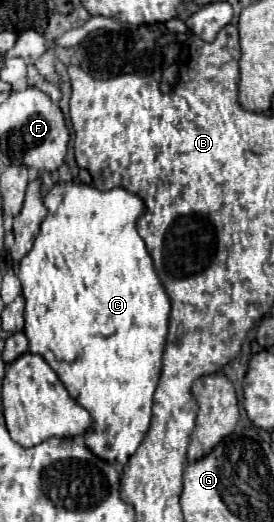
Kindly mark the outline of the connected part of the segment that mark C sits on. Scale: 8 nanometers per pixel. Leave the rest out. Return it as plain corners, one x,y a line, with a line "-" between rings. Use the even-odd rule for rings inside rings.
58,182
54,184
52,190
46,192
44,196
44,206
48,208
48,214
40,226
40,234
34,240
32,250
20,260
16,276
22,282
22,296
26,302
24,308
24,320
26,320
26,328
24,334
28,336
30,342
30,352
32,354
40,354
50,368
60,376
60,380
64,382
64,386
68,388
70,396
76,398
76,402
80,406
84,406
92,418
94,424
92,428
86,432
84,440
86,446
104,460
118,460
118,462
128,462
128,458
136,452
136,448
140,446
140,442
144,440
144,436
148,434
150,428
150,420
152,420
152,396
154,390
158,386
160,380
160,372
162,372
162,354
164,354
164,346
166,346
166,336
168,336
168,320
170,320
170,300
168,294
154,270
154,262
146,250
144,240
140,238
138,230
136,230
136,220
146,212
144,200
132,192
128,192
126,188
112,188
112,190
98,190
92,184
82,184
82,182

